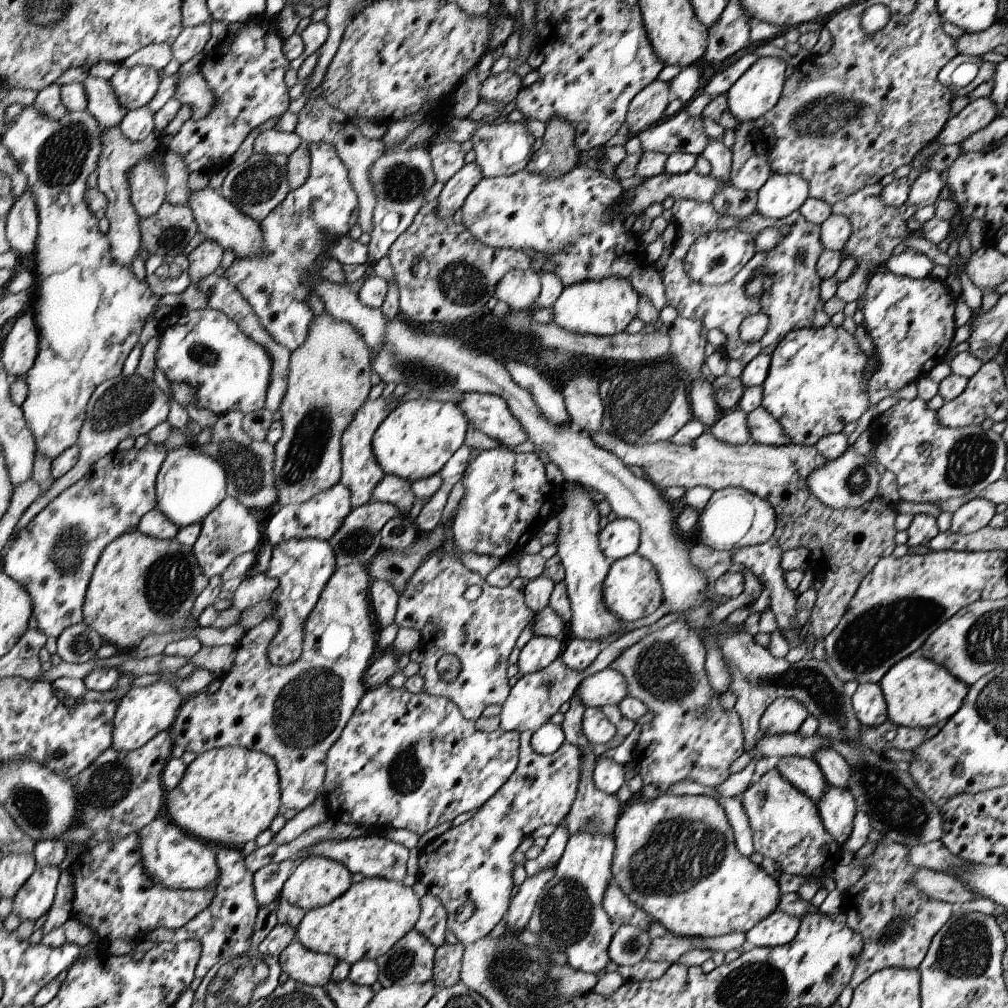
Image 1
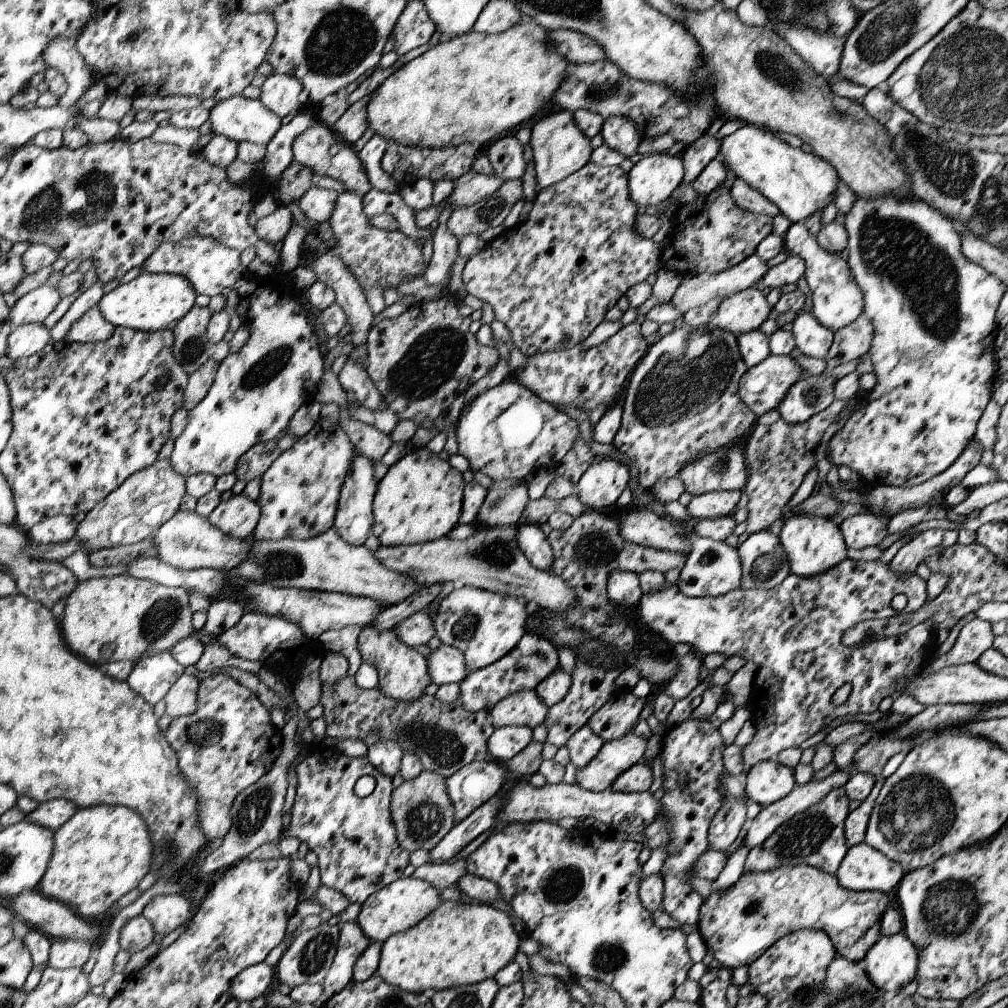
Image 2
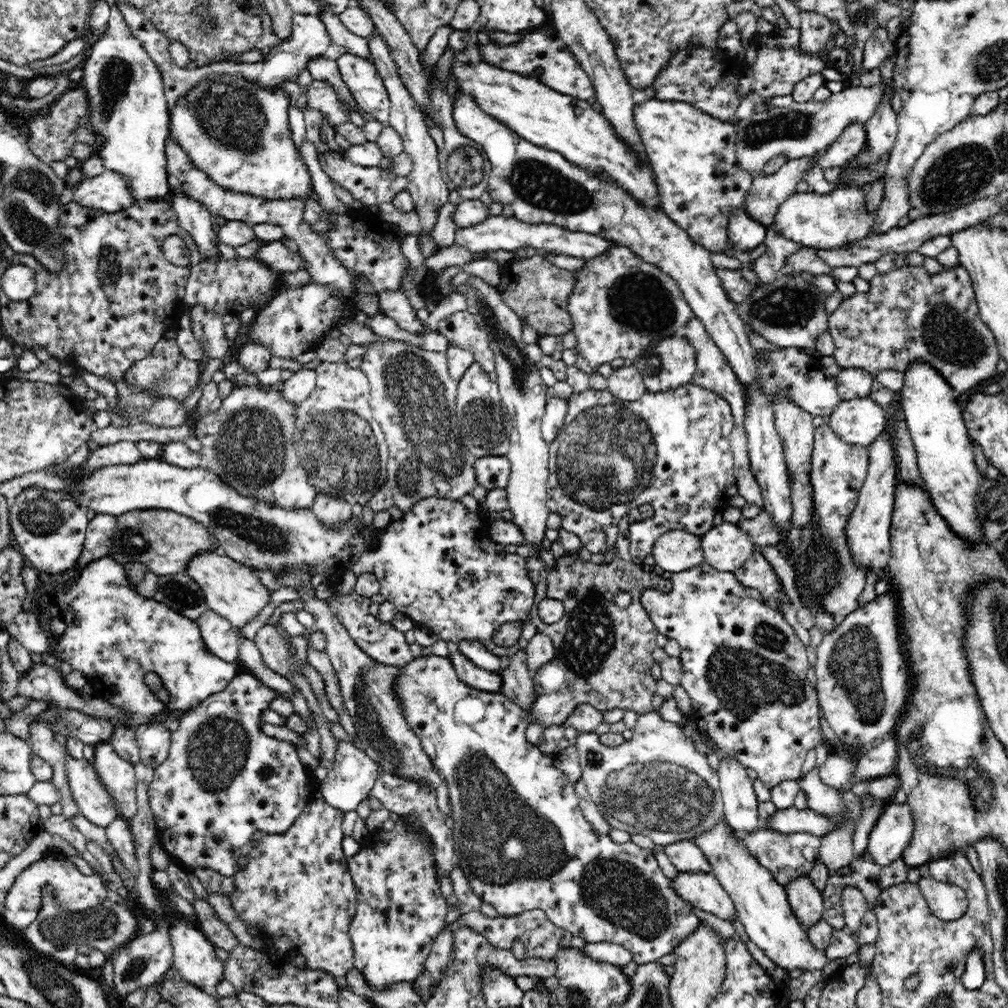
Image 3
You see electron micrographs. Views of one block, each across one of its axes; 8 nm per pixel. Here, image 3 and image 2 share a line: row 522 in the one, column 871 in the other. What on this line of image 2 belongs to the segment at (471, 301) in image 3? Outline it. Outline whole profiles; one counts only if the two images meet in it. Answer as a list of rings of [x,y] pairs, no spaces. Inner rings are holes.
[[[865,513],[848,517],[839,526],[847,549],[862,550],[878,546],[888,536],[888,523],[884,516]]]

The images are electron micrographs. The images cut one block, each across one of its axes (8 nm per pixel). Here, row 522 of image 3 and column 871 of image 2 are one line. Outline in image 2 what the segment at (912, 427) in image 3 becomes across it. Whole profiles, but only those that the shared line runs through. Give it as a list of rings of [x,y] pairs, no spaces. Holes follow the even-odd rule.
[[[902,931],[899,934],[881,935],[878,942],[866,952],[863,962],[870,981],[888,996],[896,995],[904,986],[916,979],[917,951]]]

